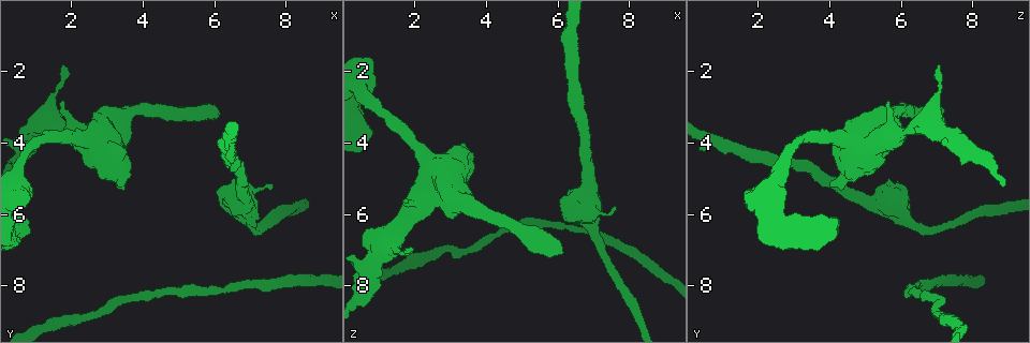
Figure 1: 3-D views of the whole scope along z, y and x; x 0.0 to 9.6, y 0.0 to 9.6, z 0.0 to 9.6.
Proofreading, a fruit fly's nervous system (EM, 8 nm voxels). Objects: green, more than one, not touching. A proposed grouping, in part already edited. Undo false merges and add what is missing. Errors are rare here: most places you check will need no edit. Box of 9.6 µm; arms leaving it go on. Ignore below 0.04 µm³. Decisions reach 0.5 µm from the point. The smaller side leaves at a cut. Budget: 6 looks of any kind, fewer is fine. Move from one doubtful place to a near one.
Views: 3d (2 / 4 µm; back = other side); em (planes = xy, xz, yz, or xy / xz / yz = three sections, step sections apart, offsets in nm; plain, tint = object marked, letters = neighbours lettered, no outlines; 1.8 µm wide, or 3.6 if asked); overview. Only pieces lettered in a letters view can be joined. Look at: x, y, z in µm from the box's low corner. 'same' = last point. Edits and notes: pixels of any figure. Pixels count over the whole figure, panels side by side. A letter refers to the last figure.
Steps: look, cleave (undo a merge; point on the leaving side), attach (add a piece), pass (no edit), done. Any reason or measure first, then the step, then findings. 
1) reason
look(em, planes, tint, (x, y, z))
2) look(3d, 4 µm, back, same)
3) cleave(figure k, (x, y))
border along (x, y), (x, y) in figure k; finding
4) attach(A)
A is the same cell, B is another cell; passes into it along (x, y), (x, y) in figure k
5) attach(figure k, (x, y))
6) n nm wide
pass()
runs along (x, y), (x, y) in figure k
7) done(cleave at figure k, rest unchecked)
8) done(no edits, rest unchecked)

stops while still wide
look(em, xz, step 16, letters, (3.40, 5.25, 4.05))

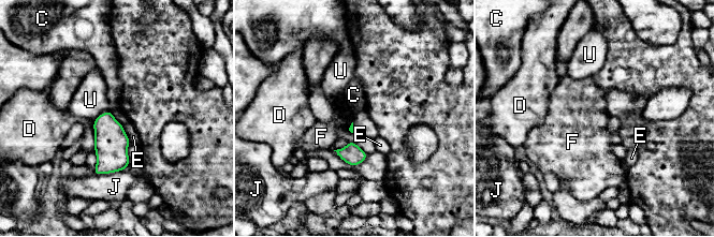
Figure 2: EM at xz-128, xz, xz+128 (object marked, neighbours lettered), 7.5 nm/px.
cut it another way
look(em, planes, letters, same)

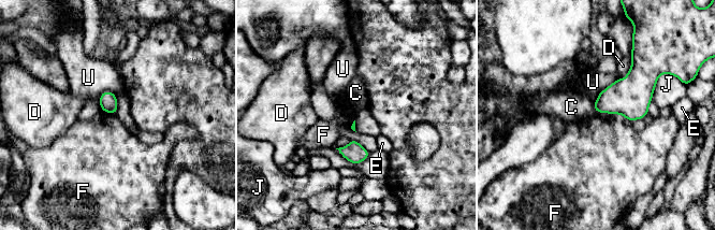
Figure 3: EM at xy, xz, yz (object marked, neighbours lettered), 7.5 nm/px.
pass()
C, D, E, F, J and U are other cells; border along (102, 110), (115, 114) in figure 3; none of them fits

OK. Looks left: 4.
branch stops here
look(em, 3.6 µm, planes, letters, (1.75, 1.85, 7.05))

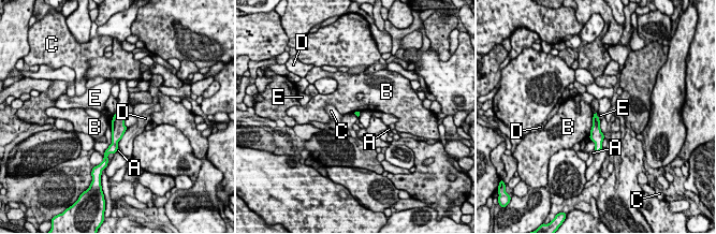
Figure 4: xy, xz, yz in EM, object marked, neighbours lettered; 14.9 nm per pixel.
pass()
A, B, C, D and E are other cells; border along (596, 113), (600, 119) in figure 4; no lettered piece goes on from it

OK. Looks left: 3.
long arm stops here
look(3d, 4 µm, (6.15, 3.20, 7.05))

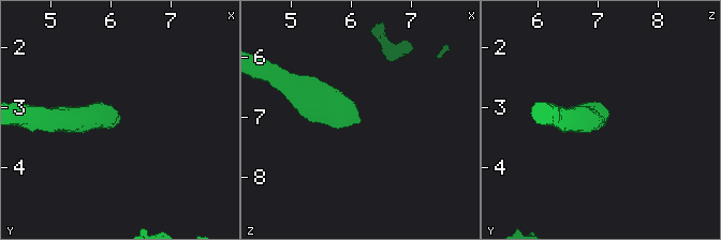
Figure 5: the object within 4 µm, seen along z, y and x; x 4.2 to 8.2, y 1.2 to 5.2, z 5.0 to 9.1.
look(em, yz, step 8, tint, (6.15, 3.25, 7.10))

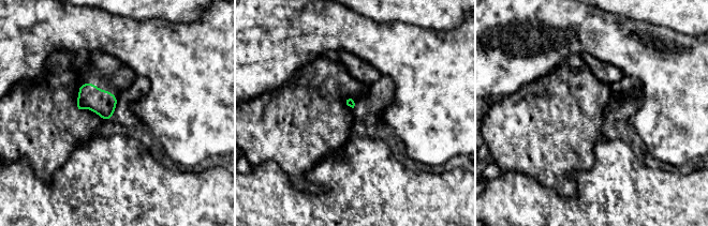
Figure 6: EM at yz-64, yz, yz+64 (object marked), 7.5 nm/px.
look(em, yz, step 8, letters, same)

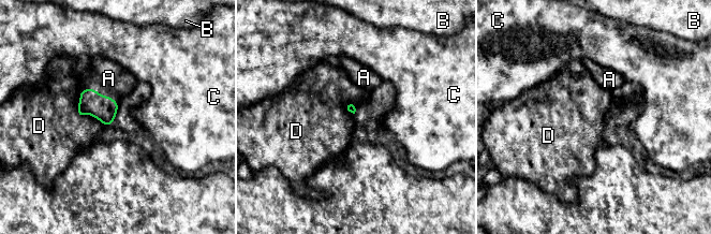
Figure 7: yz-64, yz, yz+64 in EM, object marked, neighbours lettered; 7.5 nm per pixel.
D touches over 360 nm
attach(A)
A is the same cell, B, C and D are other cells; passes into it along (104, 108), (102, 94), (108, 78) in figure 7; it goes on there

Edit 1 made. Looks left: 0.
done(attach at figure 7, rest unchecked)

